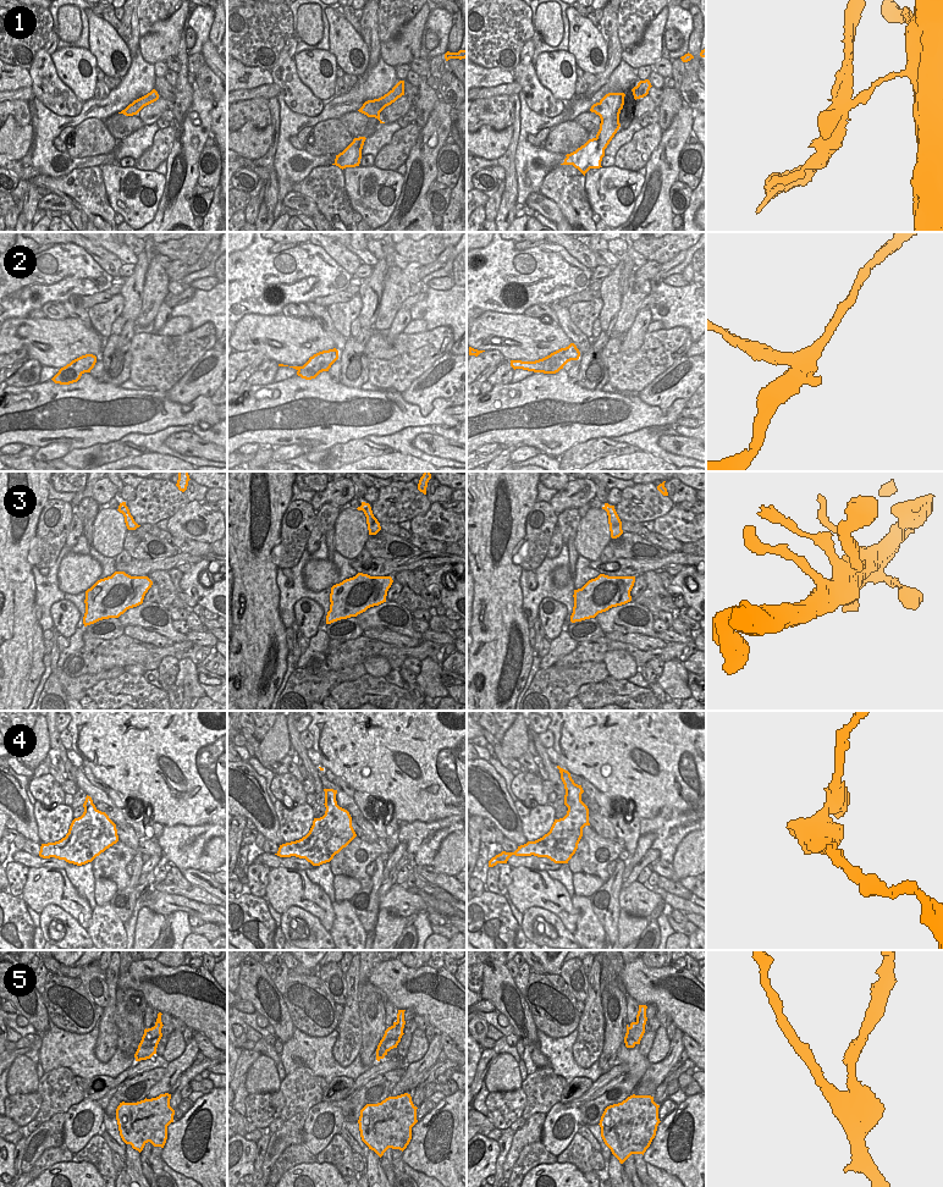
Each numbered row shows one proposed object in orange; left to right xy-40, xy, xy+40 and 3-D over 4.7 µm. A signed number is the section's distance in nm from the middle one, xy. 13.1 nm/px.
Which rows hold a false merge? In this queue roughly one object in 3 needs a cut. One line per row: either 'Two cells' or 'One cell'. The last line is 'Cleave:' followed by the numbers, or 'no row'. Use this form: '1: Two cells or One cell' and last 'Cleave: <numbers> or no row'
1: Two cells
2: Two cells
3: One cell
4: One cell
5: Two cells
Cleave: 1, 2, 5

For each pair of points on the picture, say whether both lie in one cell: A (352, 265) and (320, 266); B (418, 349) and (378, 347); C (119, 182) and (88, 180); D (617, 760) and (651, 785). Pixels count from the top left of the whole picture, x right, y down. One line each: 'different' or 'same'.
A: different
B: same
C: different
D: same

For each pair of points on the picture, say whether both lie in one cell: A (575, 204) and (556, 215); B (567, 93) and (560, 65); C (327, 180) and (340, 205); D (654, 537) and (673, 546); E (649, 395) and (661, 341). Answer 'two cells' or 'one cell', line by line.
A: two cells
B: one cell
C: one cell
D: one cell
E: two cells

